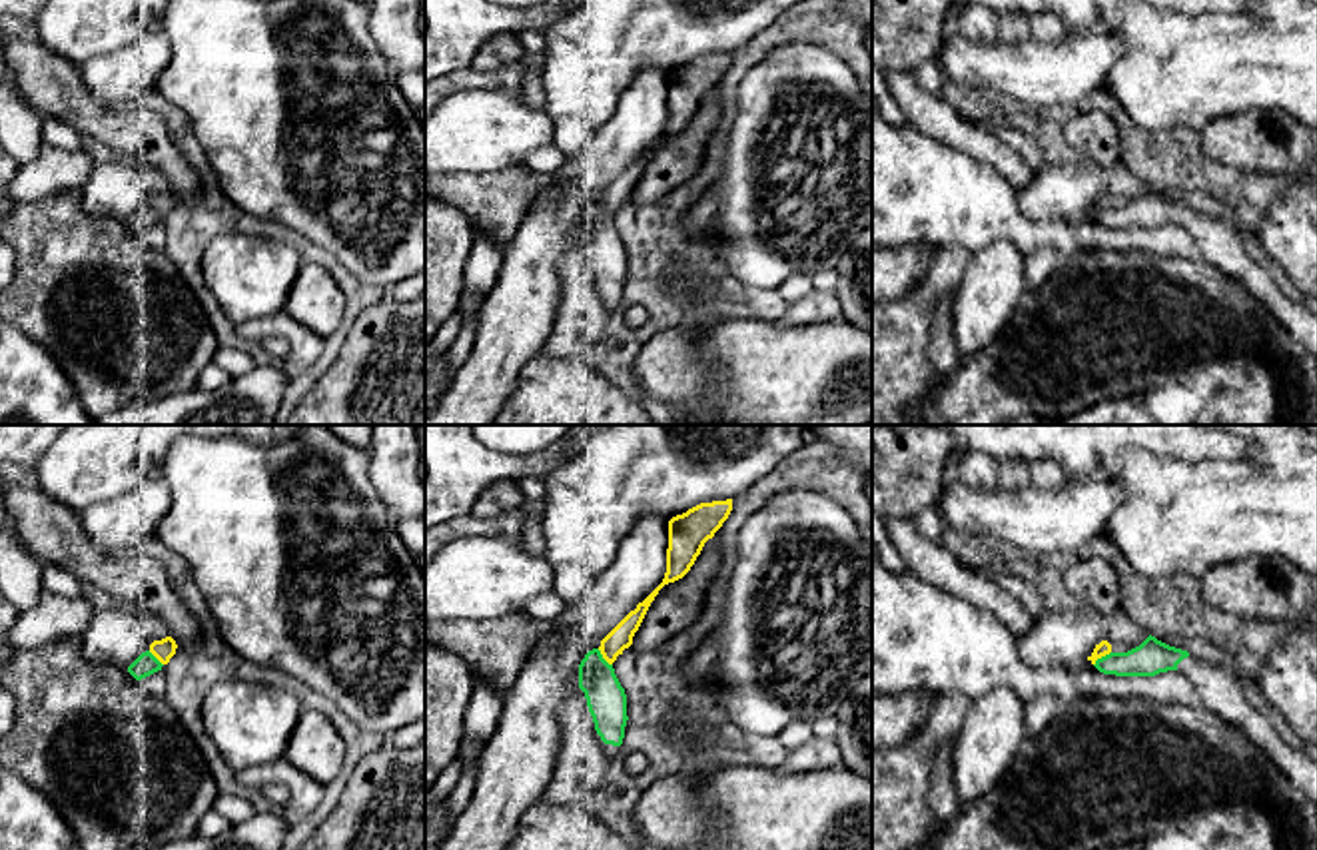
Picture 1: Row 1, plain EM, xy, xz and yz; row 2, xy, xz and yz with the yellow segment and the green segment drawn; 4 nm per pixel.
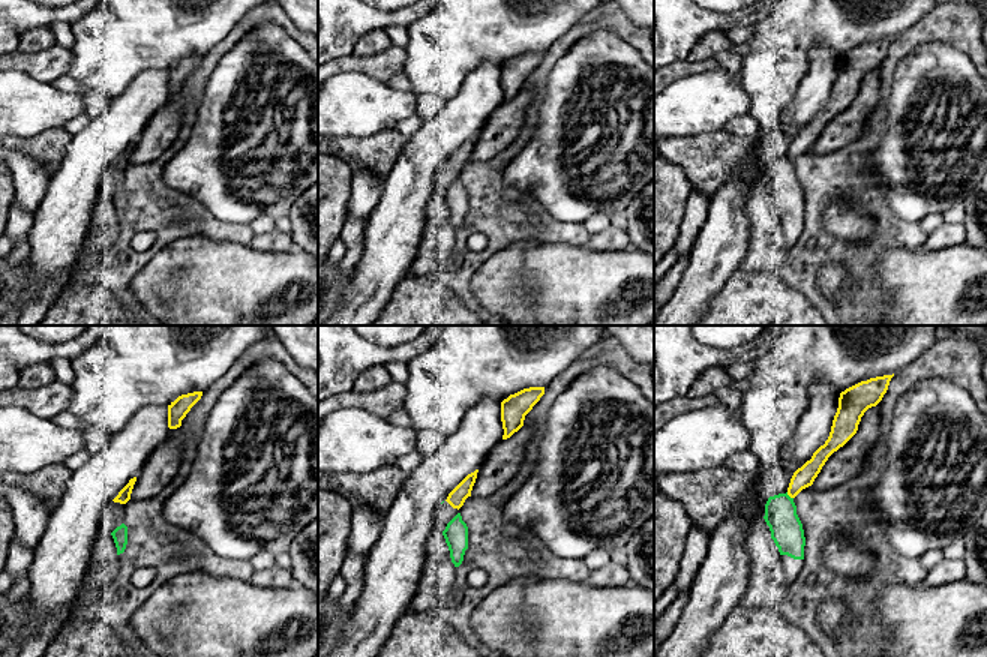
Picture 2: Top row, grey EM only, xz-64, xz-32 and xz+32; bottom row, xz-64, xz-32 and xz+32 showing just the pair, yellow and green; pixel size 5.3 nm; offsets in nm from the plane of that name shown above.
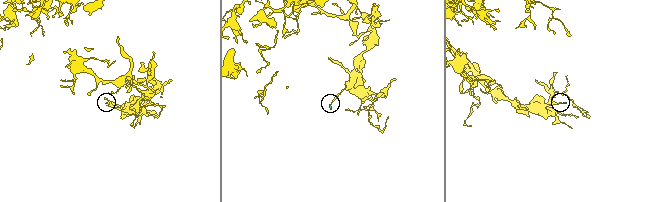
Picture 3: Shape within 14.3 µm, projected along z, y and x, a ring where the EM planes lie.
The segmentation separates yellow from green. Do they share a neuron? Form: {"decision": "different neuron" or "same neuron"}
{"decision": "different neuron"}

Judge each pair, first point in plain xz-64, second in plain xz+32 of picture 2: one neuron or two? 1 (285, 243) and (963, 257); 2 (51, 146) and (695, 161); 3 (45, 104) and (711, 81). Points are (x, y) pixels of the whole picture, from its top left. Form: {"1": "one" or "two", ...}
{"1": "two", "2": "one", "3": "one"}

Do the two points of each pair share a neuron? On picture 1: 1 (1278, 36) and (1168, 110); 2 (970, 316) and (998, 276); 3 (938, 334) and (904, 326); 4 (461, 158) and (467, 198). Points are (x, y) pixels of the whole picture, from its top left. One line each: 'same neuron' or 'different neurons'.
1: same neuron
2: same neuron
3: different neurons
4: different neurons

